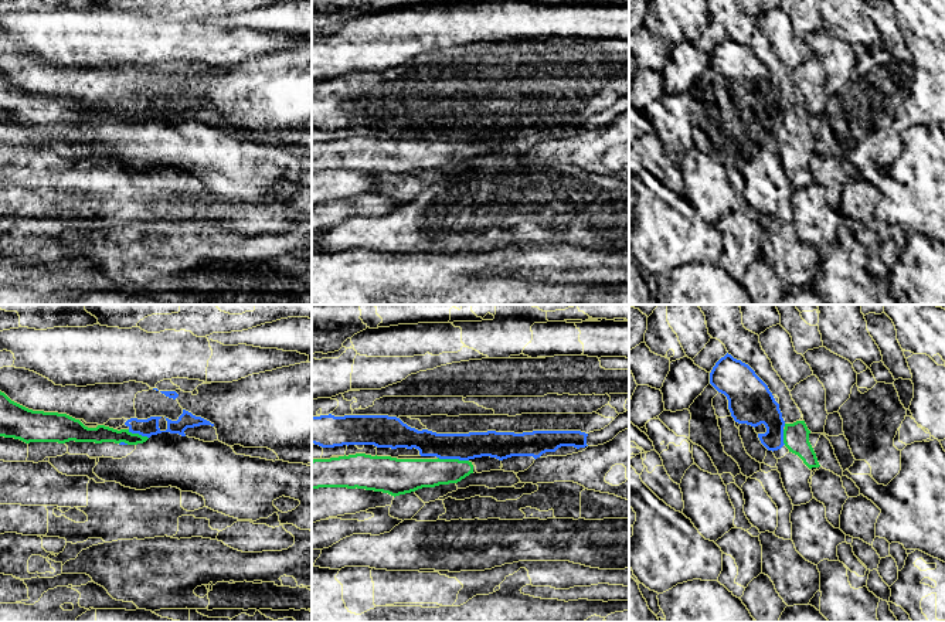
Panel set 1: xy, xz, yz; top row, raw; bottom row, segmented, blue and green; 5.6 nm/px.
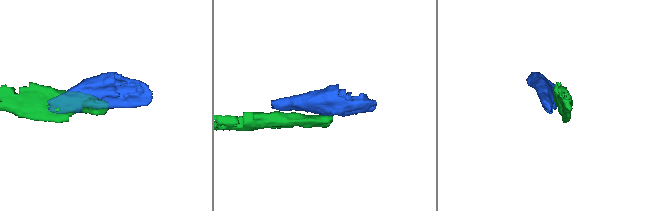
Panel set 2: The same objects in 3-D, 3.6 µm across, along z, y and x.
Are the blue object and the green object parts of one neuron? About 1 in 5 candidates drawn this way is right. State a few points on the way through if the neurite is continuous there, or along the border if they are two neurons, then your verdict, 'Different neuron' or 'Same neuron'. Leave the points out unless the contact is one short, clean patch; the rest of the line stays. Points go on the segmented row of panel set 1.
Different neuron

